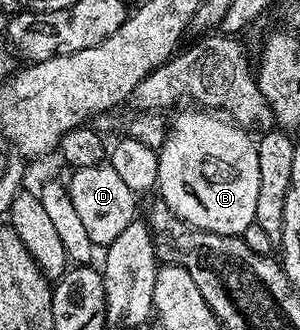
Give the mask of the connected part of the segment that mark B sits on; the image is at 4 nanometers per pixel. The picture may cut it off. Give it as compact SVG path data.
M197 106L187 107L187 112L173 113L174 121L168 124L168 135L158 154L157 191L162 191L161 203L179 216L191 228L208 230L225 236L241 236L254 223L256 197L260 194L260 158L255 137L245 128L214 110Z

